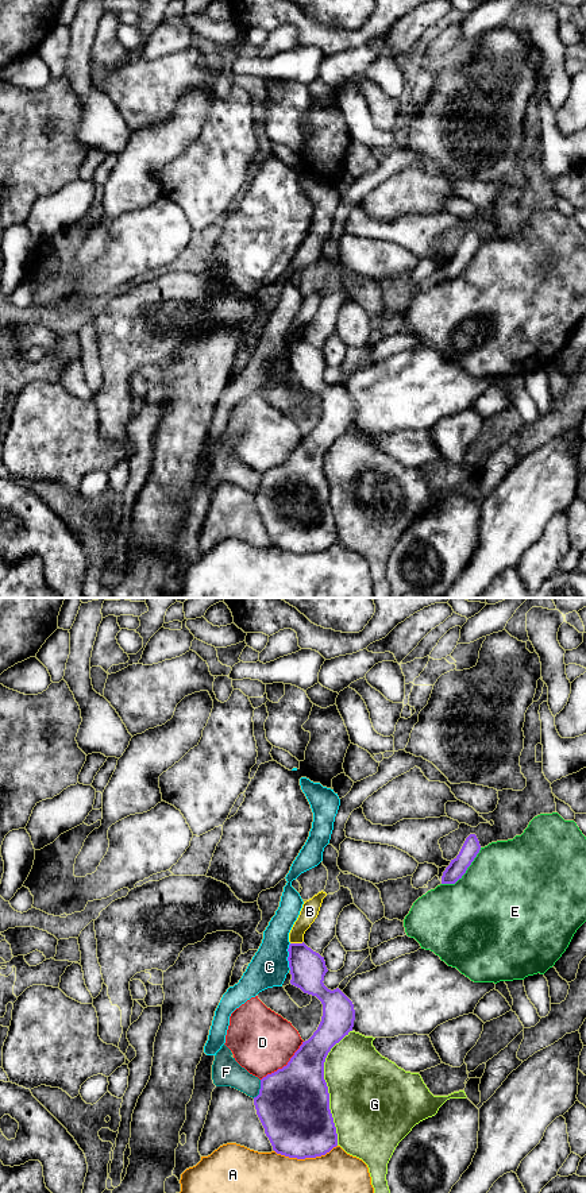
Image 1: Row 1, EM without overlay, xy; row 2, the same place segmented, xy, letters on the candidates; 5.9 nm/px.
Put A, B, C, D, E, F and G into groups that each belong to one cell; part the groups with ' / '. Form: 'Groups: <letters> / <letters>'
Groups: A B / C / D / E / F / G

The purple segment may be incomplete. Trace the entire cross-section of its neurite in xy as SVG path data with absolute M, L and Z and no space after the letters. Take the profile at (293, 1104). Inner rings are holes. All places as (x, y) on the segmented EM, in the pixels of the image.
M304 942L290 943L288 951L290 984L304 993L316 996L323 1004L323 1016L317 1030L302 1042L288 1065L261 1080L254 1105L273 1150L289 1158L305 1159L325 1155L338 1146L328 1086L324 1080L324 1062L331 1049L352 1031L355 1009L352 1001L339 988L331 991L324 985L324 976L328 972L324 957Z

